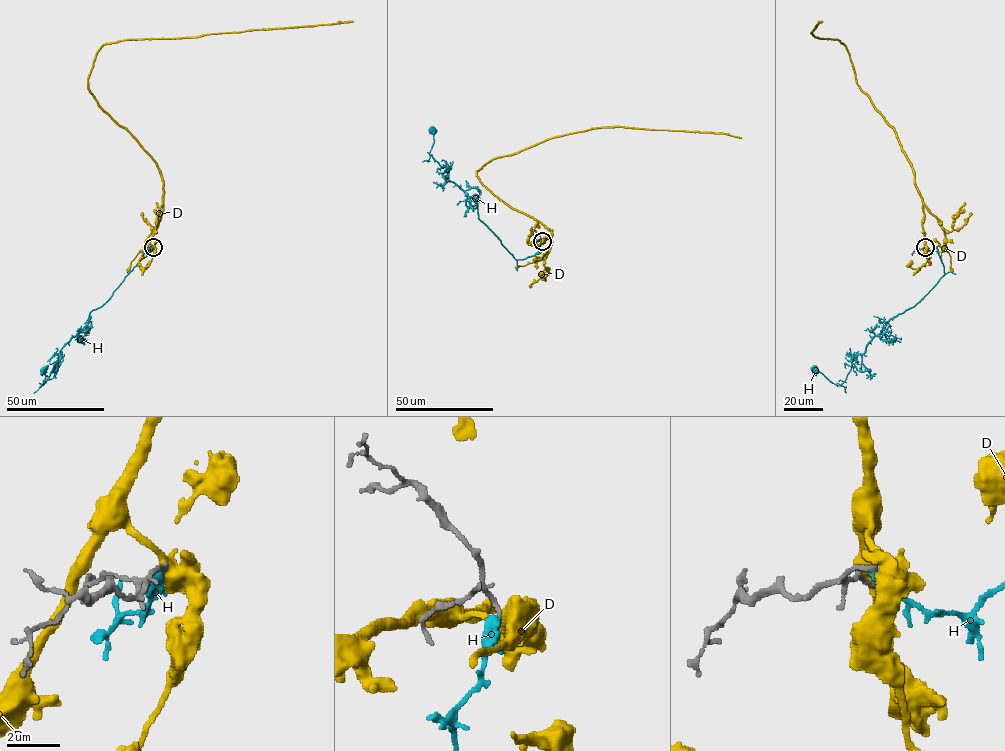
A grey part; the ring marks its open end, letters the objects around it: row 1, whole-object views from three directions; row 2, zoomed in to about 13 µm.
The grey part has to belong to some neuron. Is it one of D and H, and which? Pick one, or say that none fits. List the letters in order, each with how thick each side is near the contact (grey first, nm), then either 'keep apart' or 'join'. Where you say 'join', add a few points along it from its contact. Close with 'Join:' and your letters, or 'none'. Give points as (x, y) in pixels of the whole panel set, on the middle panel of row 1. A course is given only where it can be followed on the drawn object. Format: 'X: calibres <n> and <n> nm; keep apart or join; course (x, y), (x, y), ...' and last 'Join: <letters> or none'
D: calibres 180 and 480 nm; keep apart
H: calibres 190 and 480 nm; keep apart
Join: none

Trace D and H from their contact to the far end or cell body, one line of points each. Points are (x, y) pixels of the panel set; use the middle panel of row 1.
D: (541, 241), (551, 238), (551, 230), (485, 186), (477, 177), (485, 164), (554, 137), (602, 127), (741, 138)
H: (541, 241), (532, 256), (516, 259), (509, 252), (479, 218), (476, 202), (430, 155), (431, 126)

